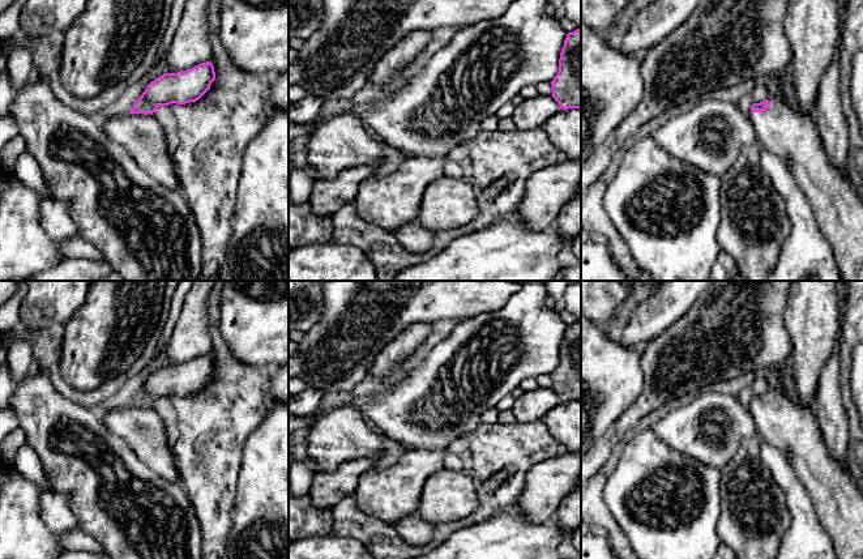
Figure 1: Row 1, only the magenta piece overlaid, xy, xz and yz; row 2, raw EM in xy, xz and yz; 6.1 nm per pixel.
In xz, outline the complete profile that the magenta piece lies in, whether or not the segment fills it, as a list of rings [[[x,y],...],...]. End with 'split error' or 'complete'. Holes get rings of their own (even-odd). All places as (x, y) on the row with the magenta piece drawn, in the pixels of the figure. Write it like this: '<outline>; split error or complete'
[[[581,29],[567,34],[559,59],[559,72],[551,81],[552,97],[561,110],[581,108]]]; complete

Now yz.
[[[768,94],[764,102],[752,104],[748,116],[757,141],[786,163],[809,202],[817,227],[833,249],[842,281],[863,281],[863,202],[849,176],[829,162],[812,116],[796,111],[790,94]]]; split error

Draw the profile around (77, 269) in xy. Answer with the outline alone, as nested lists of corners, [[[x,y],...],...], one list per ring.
[[[72,259],[29,277],[30,281],[98,281],[114,270],[106,260]]]

